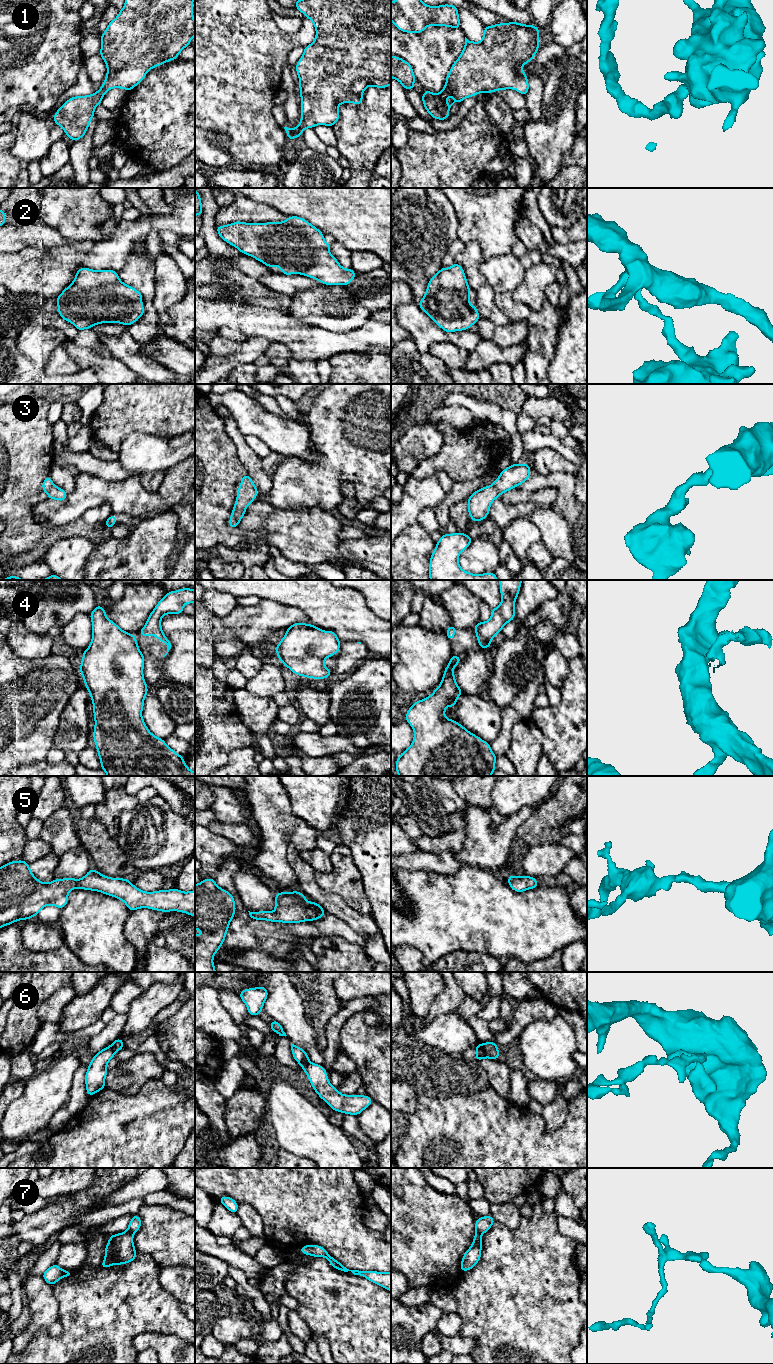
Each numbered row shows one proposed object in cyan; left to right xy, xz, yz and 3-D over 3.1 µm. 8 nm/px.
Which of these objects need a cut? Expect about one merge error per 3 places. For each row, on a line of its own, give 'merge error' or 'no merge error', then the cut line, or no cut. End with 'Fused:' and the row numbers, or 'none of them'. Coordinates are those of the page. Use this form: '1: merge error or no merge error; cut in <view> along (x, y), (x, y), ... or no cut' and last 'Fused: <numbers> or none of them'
1: no merge error; no cut
2: no merge error; no cut
3: no merge error; no cut
4: merge error; cut in yz along (452, 654), (454, 655)
5: no merge error; no cut
6: merge error; cut in yz along (480, 1045), (489, 1057)
7: merge error; cut in xy along (127, 1230), (132, 1235)
Fused: 4, 6, 7

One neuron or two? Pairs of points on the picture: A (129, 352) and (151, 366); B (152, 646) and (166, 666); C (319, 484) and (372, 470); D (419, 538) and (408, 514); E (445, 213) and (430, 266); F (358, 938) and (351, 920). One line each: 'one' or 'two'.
A: one
B: two
C: one
D: two
E: one
F: two

